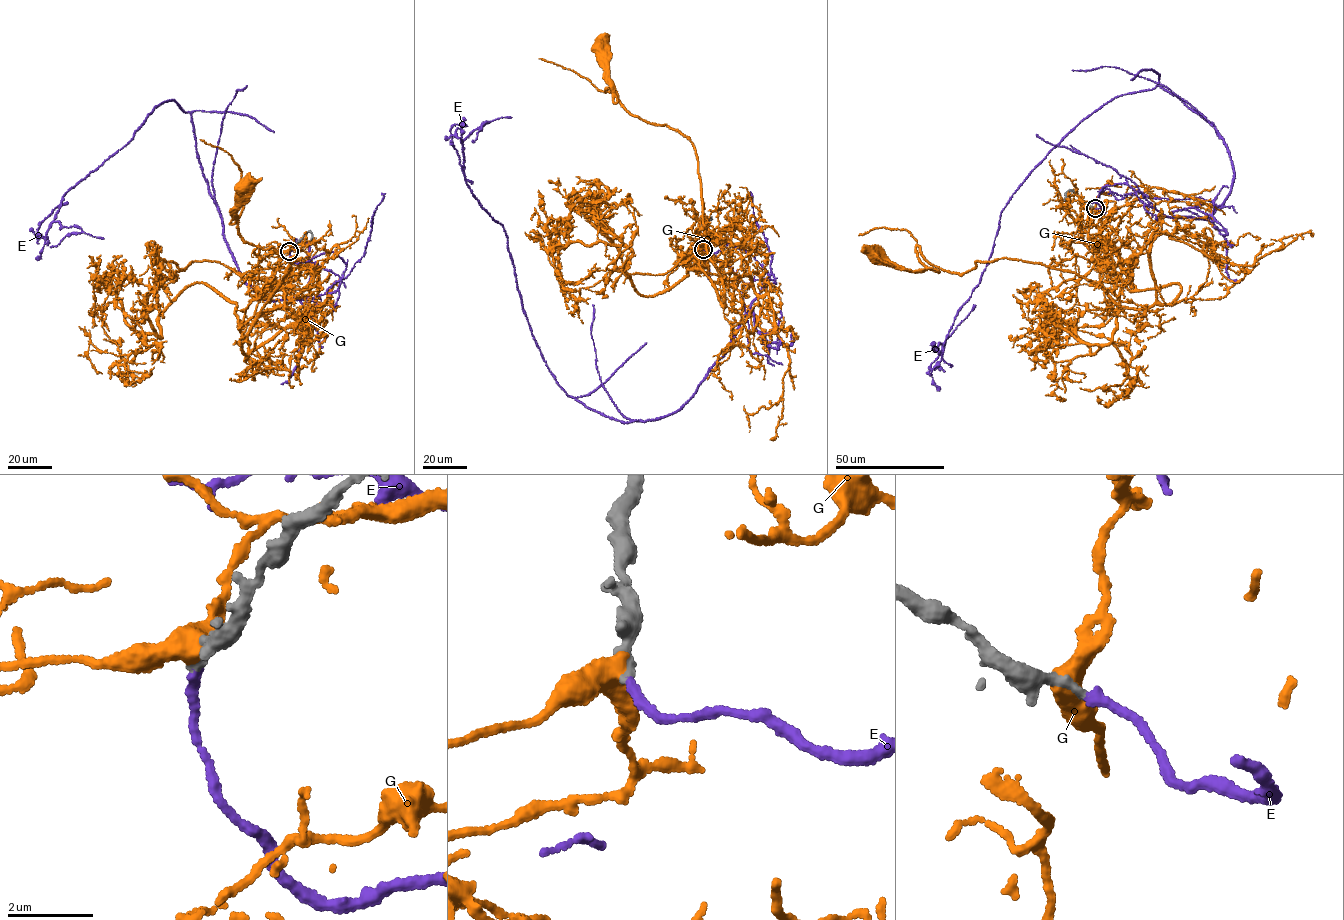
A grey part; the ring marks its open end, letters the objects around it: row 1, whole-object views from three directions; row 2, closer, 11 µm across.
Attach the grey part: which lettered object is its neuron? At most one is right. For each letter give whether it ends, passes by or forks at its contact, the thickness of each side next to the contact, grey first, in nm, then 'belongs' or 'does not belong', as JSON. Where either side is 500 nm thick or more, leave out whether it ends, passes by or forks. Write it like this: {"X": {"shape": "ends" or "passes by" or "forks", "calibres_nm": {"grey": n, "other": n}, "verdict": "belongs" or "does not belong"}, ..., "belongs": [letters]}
{"E": {"shape": "ends", "calibres_nm": {"grey": 220, "other": 220}, "verdict": "belongs"}, "G": {"shape": "passes by", "calibres_nm": {"grey": 320, "other": 480}, "verdict": "does not belong"}, "belongs": ["E"]}

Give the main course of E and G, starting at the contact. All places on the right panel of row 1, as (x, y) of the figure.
E: (1094, 208), (1121, 183), (1207, 219), (1227, 144), (1157, 85), (1118, 96), (1001, 211), (931, 369), (975, 305)
G: (1094, 207), (1109, 233), (1100, 285), (1007, 258), (960, 275), (917, 246), (922, 271), (875, 258)

